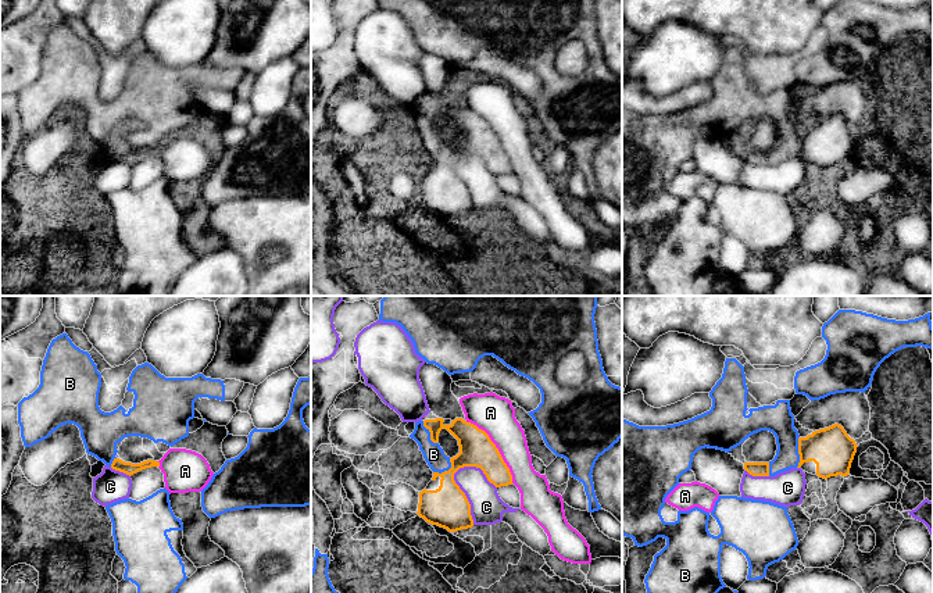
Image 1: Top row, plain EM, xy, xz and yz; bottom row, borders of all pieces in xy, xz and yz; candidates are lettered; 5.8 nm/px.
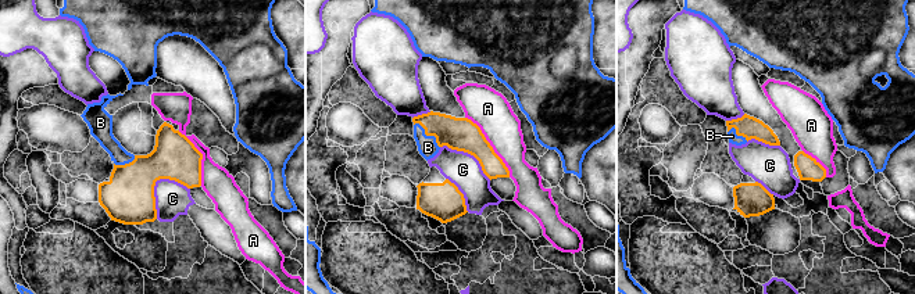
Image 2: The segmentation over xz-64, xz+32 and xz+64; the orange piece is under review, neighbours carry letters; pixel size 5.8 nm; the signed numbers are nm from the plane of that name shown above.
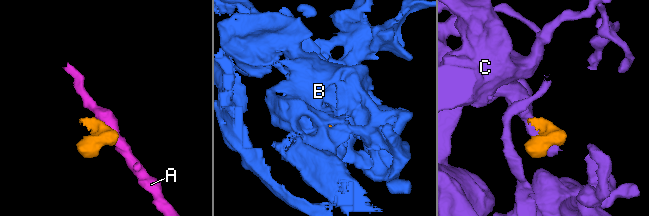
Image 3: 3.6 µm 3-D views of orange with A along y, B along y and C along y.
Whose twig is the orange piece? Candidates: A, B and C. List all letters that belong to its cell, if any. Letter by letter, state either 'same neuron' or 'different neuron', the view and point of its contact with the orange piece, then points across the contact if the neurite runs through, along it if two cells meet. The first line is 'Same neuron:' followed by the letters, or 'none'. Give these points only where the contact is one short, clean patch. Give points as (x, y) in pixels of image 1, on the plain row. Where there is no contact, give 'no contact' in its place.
Same neuron: B
A: different neuron; meets orange in xz at (496, 136)
B: same neuron; meets orange in yz at (799, 140)
C: different neuron; meets orange in xz at (464, 184)

